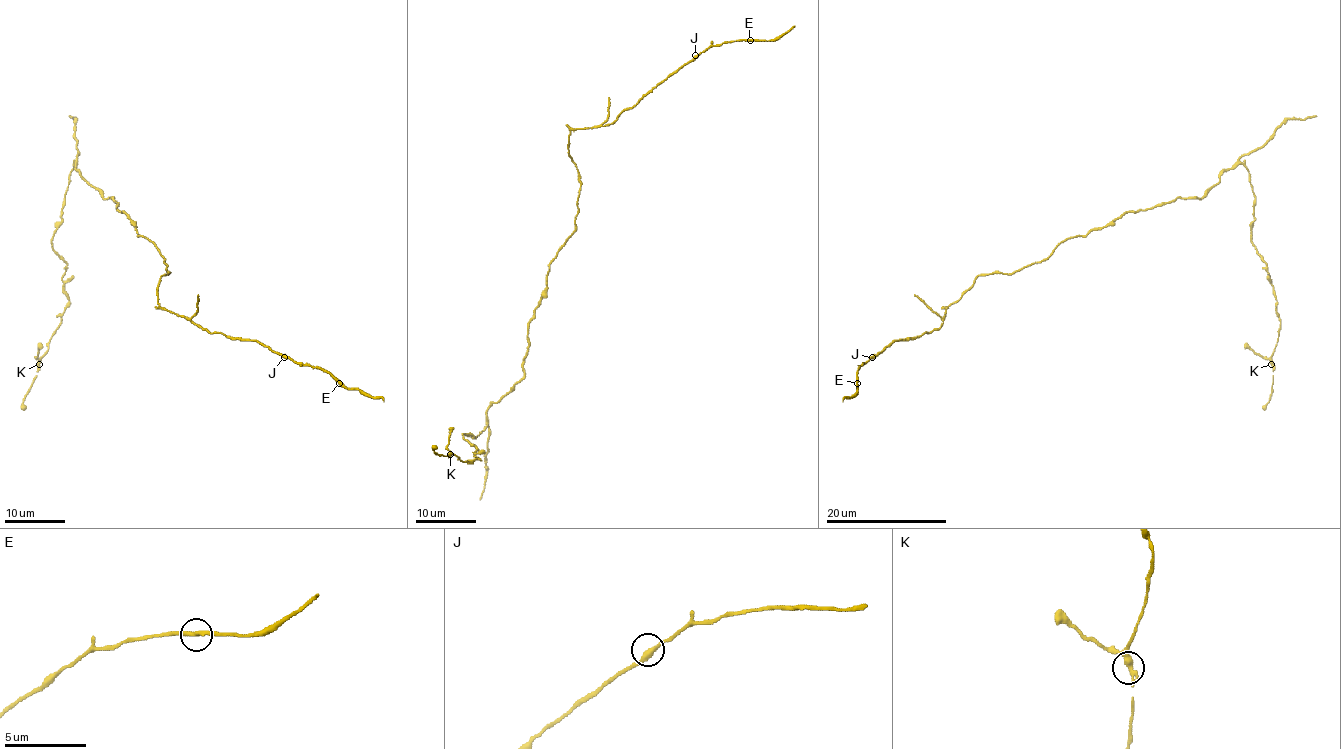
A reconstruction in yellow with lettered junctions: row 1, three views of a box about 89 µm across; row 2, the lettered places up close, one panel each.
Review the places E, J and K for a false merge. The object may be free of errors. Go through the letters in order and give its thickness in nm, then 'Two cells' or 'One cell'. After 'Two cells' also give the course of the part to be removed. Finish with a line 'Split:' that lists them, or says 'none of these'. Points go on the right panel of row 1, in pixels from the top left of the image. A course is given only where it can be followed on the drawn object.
E: Thickness 340 nm. One cell
J: Thickness 320 nm. One cell
K: Thickness 340 nm. One cell
Split: none of these

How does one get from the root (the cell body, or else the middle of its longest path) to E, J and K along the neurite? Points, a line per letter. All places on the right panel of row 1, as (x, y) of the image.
E: (1097, 230), (1066, 238), (1008, 274), (980, 274), (937, 329), (896, 339), (857, 369), (857, 383)
J: (1097, 230), (1066, 238), (1047, 258), (1008, 274), (980, 274), (946, 307), (937, 329), (896, 339), (872, 357)
K: (1097, 230), (1126, 212), (1200, 199), (1242, 164), (1254, 193), (1251, 243), (1280, 321), (1271, 365)

